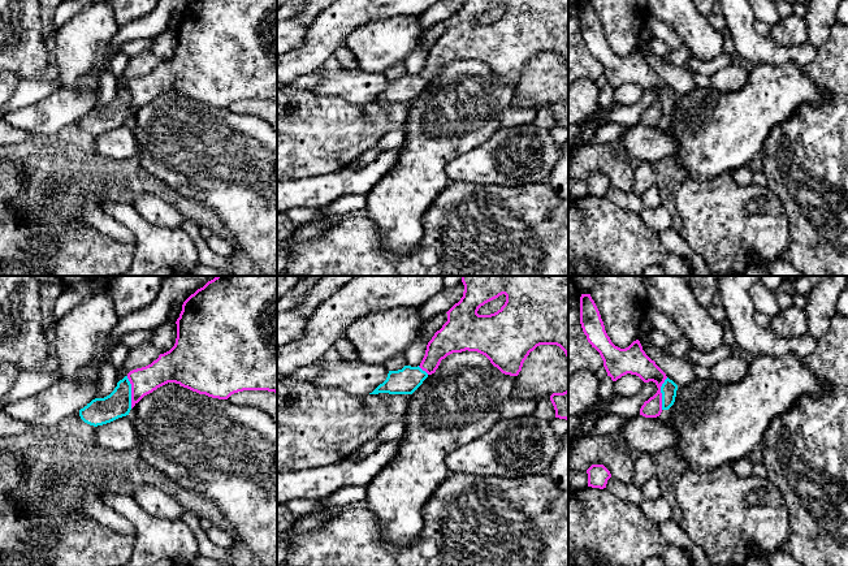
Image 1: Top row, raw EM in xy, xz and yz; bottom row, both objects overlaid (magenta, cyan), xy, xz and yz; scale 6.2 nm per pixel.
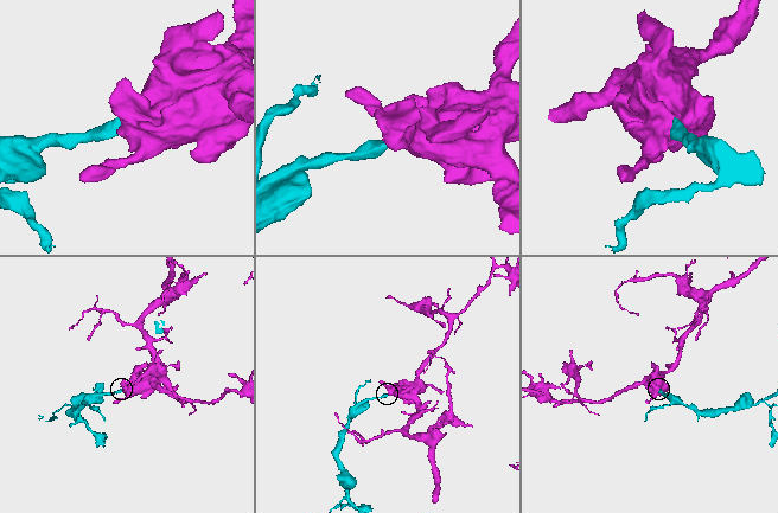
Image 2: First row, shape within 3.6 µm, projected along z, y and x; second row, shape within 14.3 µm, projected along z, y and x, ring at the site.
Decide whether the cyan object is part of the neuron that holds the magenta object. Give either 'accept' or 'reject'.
reject

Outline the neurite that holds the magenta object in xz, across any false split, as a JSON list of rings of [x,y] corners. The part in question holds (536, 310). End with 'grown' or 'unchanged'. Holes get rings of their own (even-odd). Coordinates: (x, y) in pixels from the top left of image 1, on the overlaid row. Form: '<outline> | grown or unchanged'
[[[462,276],[463,297],[446,314],[447,321],[434,333],[427,345],[420,368],[432,375],[442,359],[453,353],[477,351],[485,355],[502,373],[518,376],[523,363],[540,345],[559,346],[568,359],[568,276]],[[506,295],[505,304],[494,314],[479,315],[485,303]]] | unchanged

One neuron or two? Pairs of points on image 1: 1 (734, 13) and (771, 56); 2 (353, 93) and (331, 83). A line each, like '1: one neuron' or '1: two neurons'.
1: one neuron
2: one neuron

